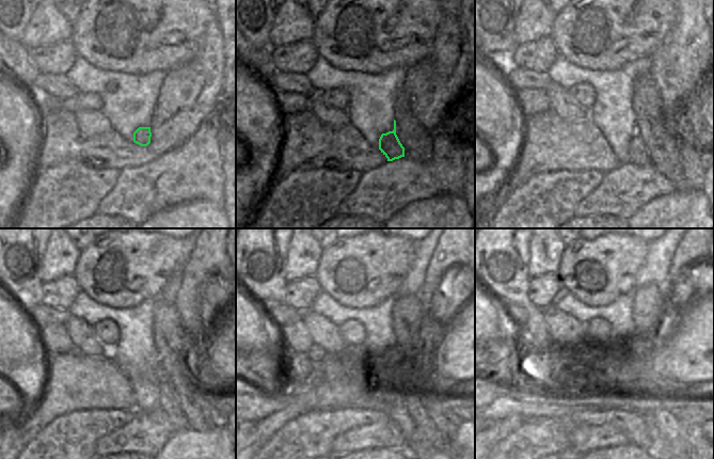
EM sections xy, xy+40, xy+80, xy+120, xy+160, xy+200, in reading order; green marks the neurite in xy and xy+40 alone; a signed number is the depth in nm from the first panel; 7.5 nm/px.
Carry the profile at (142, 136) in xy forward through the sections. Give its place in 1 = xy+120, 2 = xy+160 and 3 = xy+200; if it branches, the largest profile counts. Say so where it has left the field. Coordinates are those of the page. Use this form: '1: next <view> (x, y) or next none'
1: next xy+120 (169, 401)
2: next xy+160 (425, 439)
3: next xy+200 (667, 434)

